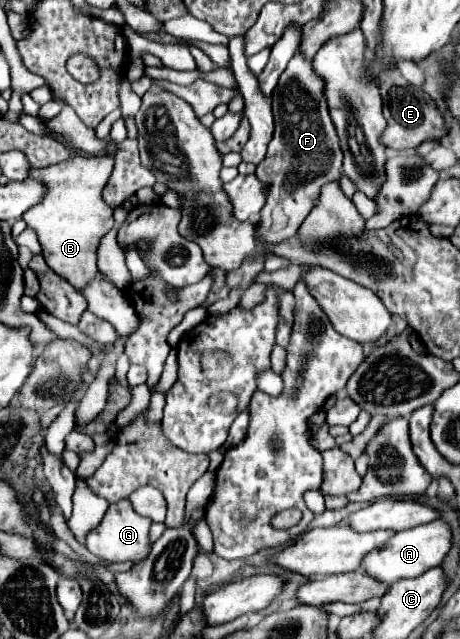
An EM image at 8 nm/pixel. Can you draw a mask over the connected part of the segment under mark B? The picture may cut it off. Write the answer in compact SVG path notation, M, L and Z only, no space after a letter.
M89 157L29 171L29 179L41 181L47 187L47 193L41 203L33 205L23 215L23 219L27 227L37 233L47 265L55 273L69 279L69 283L77 289L97 273L95 251L99 239L113 227L113 209L101 197L101 191L111 177L113 163L113 157Z

